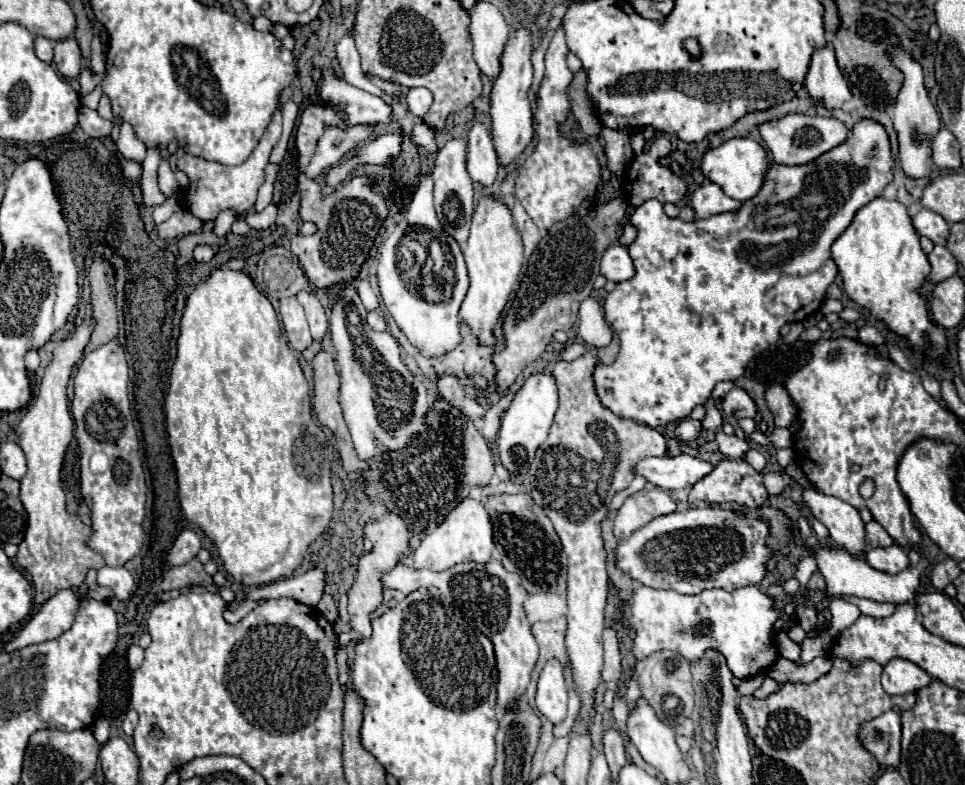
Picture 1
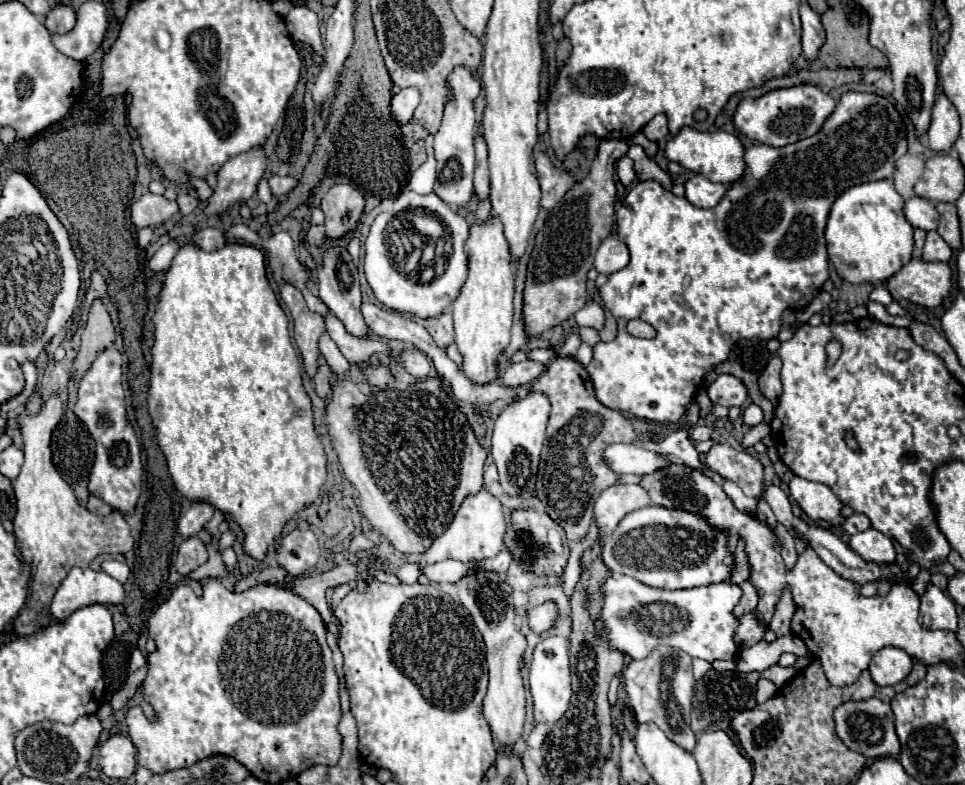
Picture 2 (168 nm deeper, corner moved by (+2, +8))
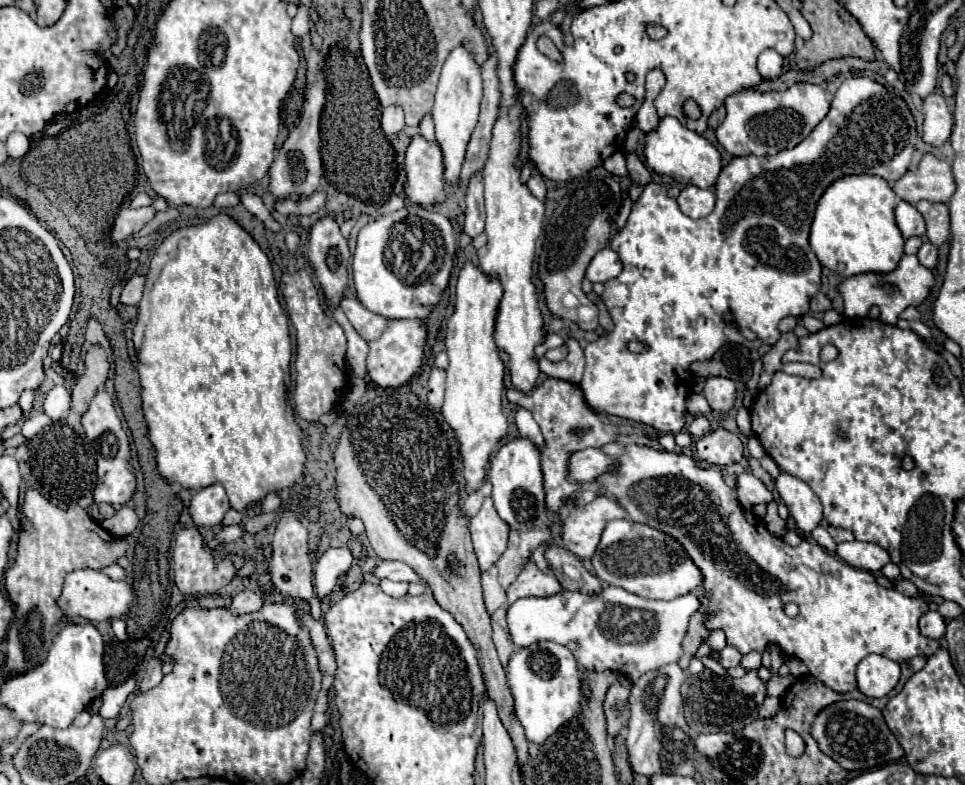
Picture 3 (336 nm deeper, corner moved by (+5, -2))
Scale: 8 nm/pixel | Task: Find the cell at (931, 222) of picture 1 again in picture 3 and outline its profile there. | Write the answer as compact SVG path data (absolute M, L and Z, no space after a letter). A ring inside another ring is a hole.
M900 200L894 214L896 214L896 224L898 224L904 238L926 234L926 222L924 222L922 214L912 204Z

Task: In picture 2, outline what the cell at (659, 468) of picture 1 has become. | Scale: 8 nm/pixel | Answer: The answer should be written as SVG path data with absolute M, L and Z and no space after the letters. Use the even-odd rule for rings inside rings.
M609 444L603 450L603 458L617 474L647 474L655 472L655 468L663 468L663 464L673 464L669 458L633 444Z

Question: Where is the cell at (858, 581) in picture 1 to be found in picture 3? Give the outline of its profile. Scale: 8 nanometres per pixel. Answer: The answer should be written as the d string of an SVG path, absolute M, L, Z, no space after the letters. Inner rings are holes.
M740 474L738 476L738 500L742 504L770 504L774 500L772 492L766 488L762 480L758 480L754 474Z

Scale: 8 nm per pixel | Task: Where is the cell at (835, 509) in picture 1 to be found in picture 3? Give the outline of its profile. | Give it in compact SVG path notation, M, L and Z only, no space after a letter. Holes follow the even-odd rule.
M782 472L776 478L776 490L782 498L782 502L788 506L796 526L804 532L810 534L824 518L822 512L822 502L820 498L810 490L808 484L798 480L792 474Z

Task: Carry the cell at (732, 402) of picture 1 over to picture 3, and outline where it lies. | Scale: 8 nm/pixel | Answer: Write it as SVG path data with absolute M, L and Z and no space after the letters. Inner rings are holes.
M712 376L706 380L704 396L714 412L730 412L736 402L736 384L728 378Z

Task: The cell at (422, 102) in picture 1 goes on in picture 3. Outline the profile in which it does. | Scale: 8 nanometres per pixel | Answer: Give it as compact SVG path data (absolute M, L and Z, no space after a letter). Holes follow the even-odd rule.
M388 106L382 110L382 130L386 136L398 134L404 128L404 110L400 106Z

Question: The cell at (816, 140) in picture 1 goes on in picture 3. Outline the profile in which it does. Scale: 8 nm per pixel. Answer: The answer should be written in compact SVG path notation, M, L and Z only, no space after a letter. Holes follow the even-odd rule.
M794 84L784 92L758 92L750 88L728 96L724 106L726 118L718 126L716 138L732 156L770 156L794 148L830 110L826 90L816 84Z

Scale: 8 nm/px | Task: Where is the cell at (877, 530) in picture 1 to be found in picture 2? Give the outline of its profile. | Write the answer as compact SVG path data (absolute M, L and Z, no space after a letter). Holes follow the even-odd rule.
M853 514L849 518L843 520L843 526L841 526L847 534L855 534L855 532L863 532L867 528L871 528L871 522L867 520L867 516L863 514Z

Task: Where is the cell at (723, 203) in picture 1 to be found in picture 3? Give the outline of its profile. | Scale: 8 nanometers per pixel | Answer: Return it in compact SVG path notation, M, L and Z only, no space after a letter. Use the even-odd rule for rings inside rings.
M686 186L678 196L680 210L690 218L706 218L714 210L714 190L702 190L698 186Z

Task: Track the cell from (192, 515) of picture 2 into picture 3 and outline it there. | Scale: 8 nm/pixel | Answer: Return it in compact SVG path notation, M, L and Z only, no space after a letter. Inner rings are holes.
M212 484L208 488L198 490L192 496L188 512L190 512L190 518L196 526L212 528L212 526L222 522L228 508L230 508L230 504L228 504L228 498L226 498L222 484Z

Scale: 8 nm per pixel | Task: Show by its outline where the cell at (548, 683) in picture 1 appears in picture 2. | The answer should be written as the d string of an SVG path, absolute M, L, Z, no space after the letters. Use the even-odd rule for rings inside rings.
M549 636L535 646L529 664L529 688L533 696L533 718L537 724L555 724L567 712L571 700L571 670L569 640L565 636Z

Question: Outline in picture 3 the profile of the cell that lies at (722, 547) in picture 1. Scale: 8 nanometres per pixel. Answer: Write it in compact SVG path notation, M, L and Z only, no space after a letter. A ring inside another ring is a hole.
M632 520L608 522L592 556L592 566L596 576L606 584L620 586L650 600L672 600L702 586L700 568L692 562L692 558L688 558L688 552L680 546L680 542L676 542L676 538L668 538L668 534Z

